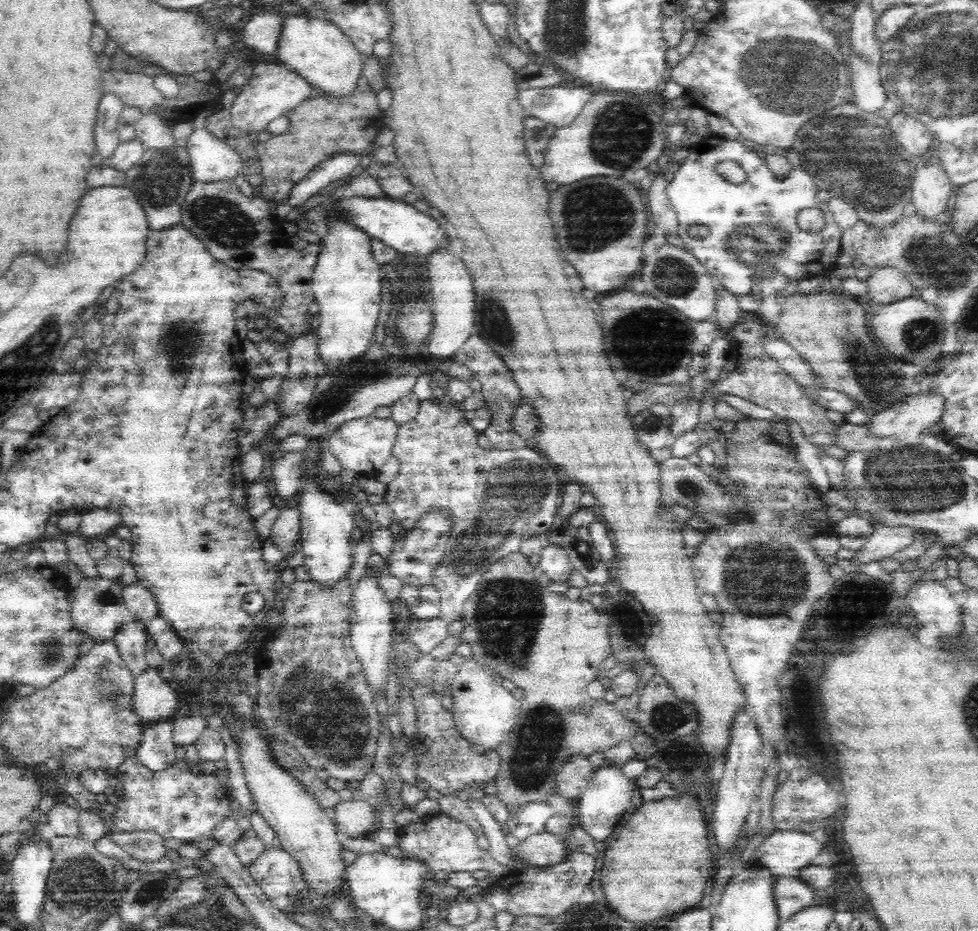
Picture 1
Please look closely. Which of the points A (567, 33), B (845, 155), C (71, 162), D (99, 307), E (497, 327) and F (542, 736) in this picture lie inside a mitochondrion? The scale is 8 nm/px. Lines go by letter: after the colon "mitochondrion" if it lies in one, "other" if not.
A: mitochondrion
B: mitochondrion
C: other
D: other
E: mitochondrion
F: mitochondrion

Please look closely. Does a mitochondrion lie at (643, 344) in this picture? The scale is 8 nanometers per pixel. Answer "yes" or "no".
no

